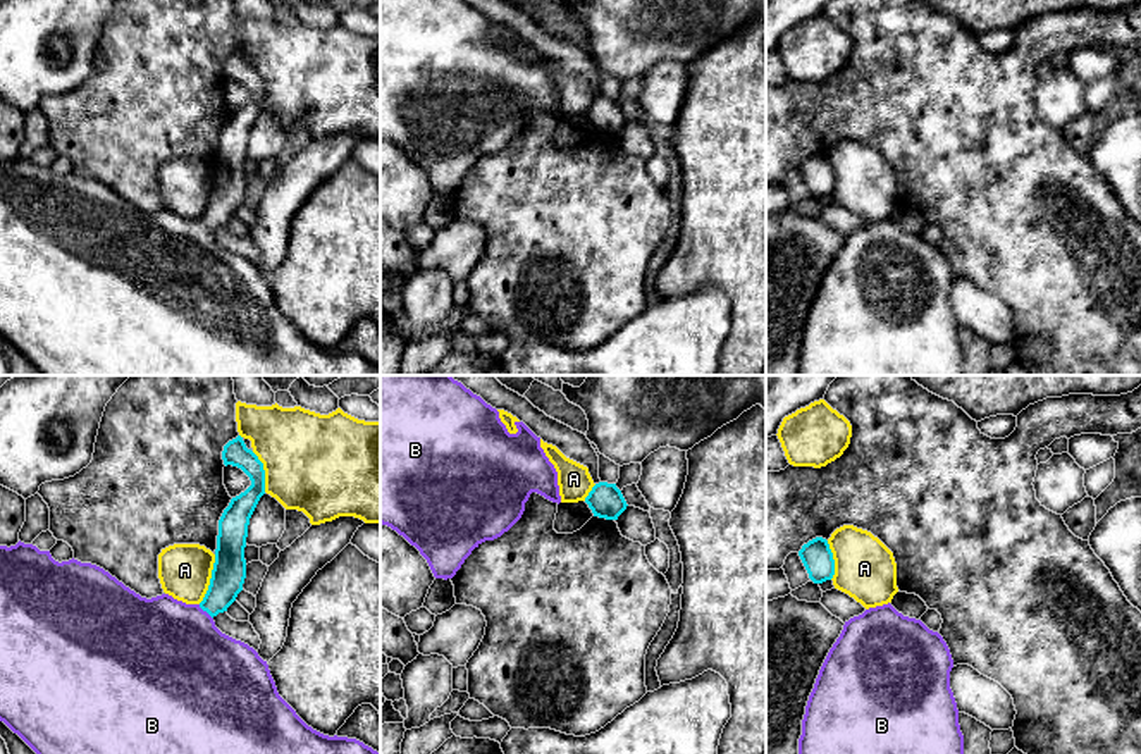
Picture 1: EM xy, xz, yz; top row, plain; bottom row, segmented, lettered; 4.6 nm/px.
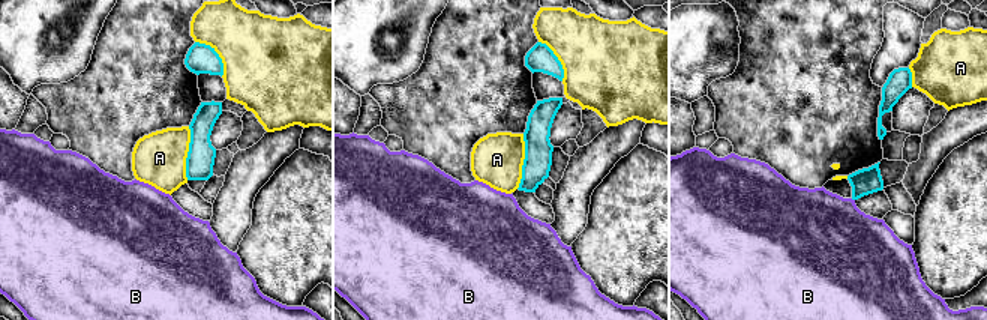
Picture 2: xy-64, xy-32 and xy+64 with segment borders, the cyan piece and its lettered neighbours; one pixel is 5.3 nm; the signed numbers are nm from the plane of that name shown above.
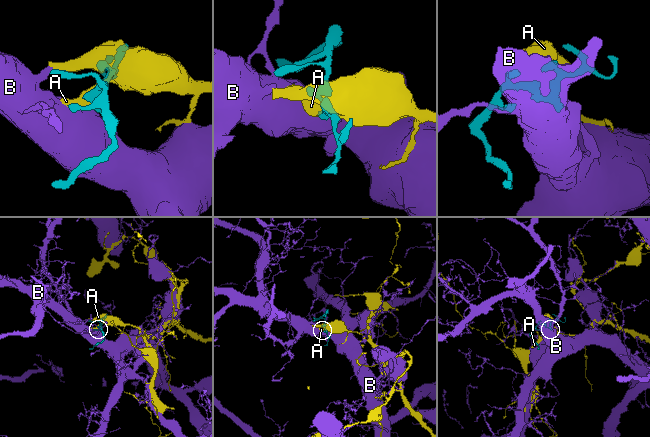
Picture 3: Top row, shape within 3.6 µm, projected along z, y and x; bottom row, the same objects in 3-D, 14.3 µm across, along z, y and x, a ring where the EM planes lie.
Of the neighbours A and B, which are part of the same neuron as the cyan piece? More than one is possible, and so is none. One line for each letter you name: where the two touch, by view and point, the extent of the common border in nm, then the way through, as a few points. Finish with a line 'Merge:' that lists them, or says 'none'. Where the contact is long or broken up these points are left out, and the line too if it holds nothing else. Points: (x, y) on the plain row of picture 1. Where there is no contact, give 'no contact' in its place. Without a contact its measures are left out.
B: xy (205, 224) | 100 nm | across xy (229, 185), (222, 207), (205, 224), (171, 265)
Merge: B

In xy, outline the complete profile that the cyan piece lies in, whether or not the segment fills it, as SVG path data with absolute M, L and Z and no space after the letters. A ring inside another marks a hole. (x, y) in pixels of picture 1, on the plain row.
M241 50L229 55L222 65L224 79L241 83L251 100L232 112L219 134L215 177L208 205L200 219L186 219L169 208L141 212L103 182L77 174L55 176L50 165L17 157L0 160L0 336L17 348L41 375L380 375L380 368L356 353L329 351L308 341L279 310L267 275L248 258L222 248L213 232L236 215L246 193L244 162L250 133L265 108L265 84L258 71L246 62Z

